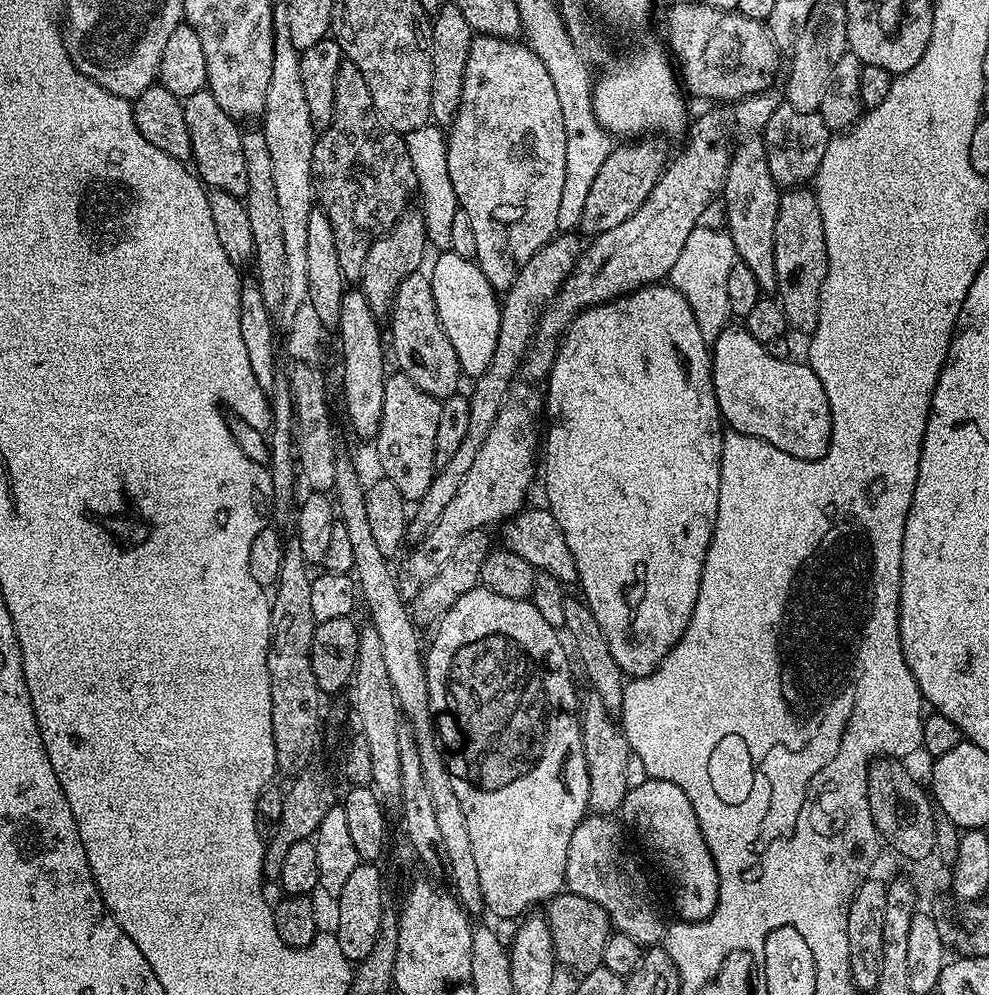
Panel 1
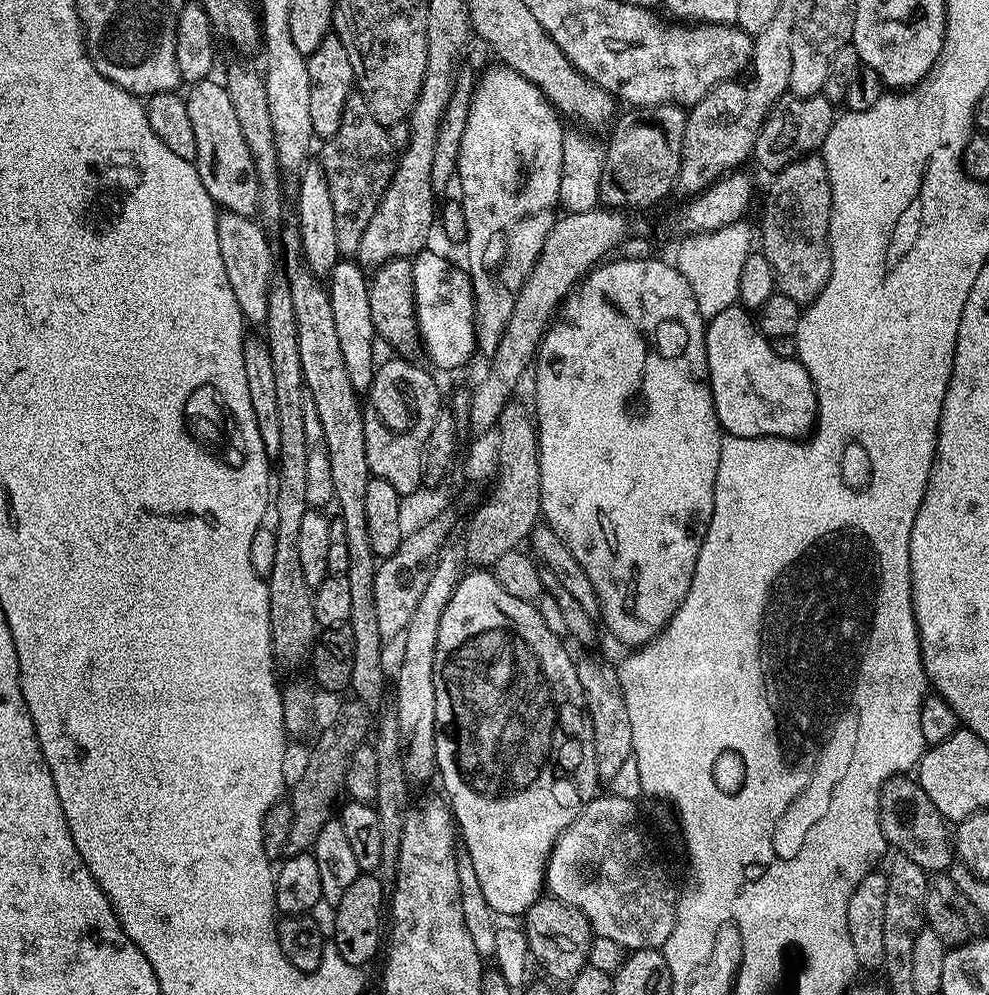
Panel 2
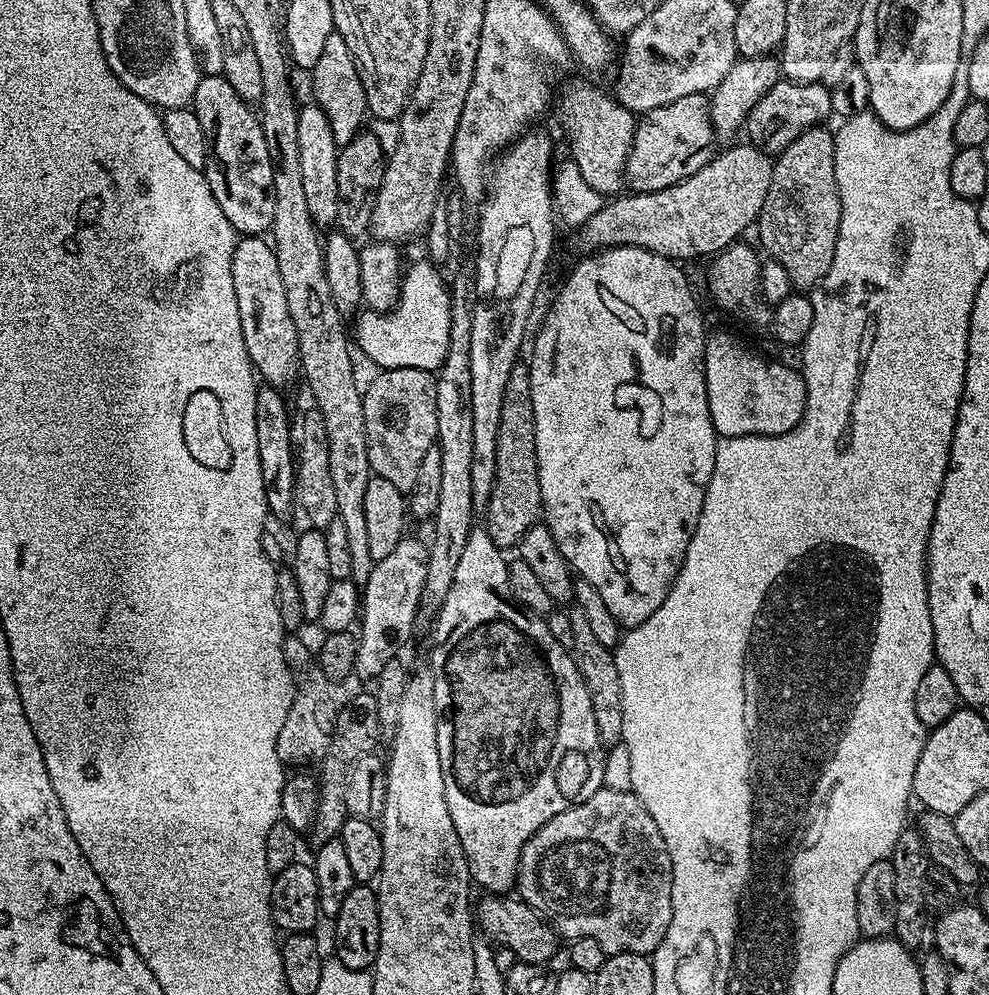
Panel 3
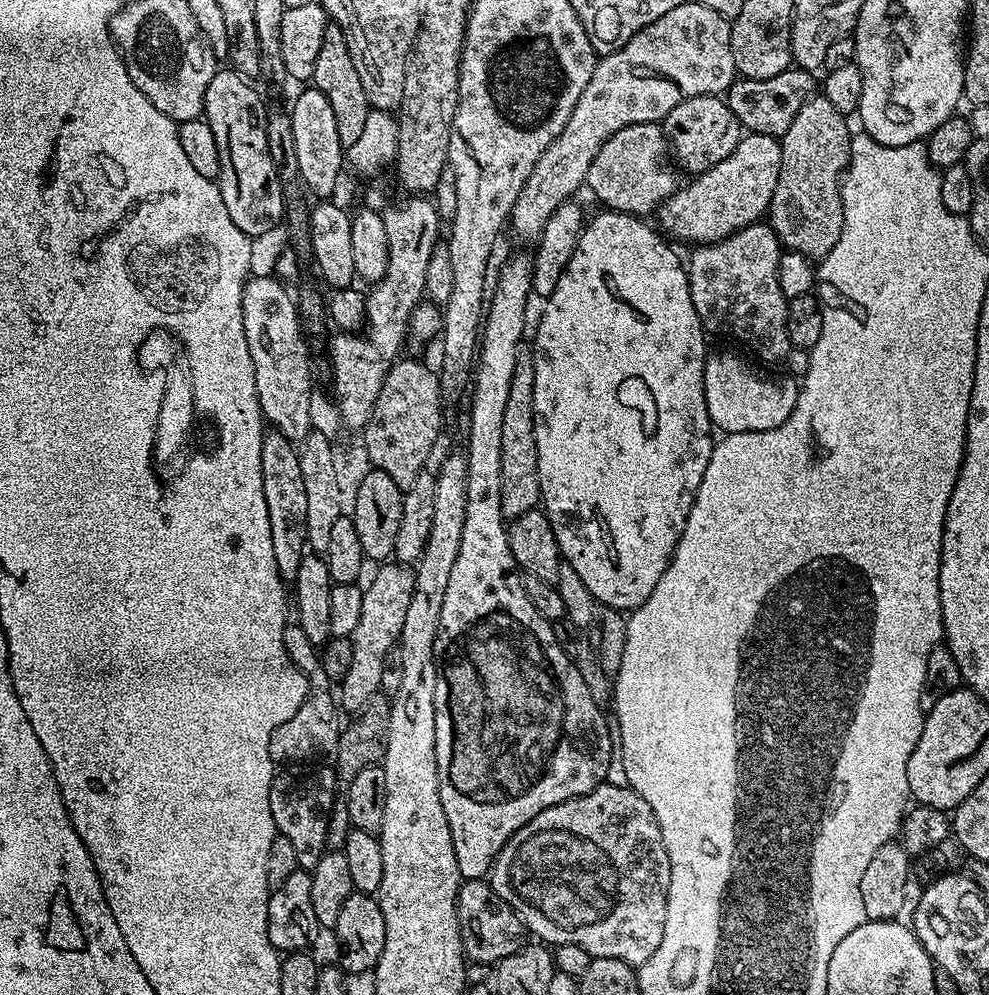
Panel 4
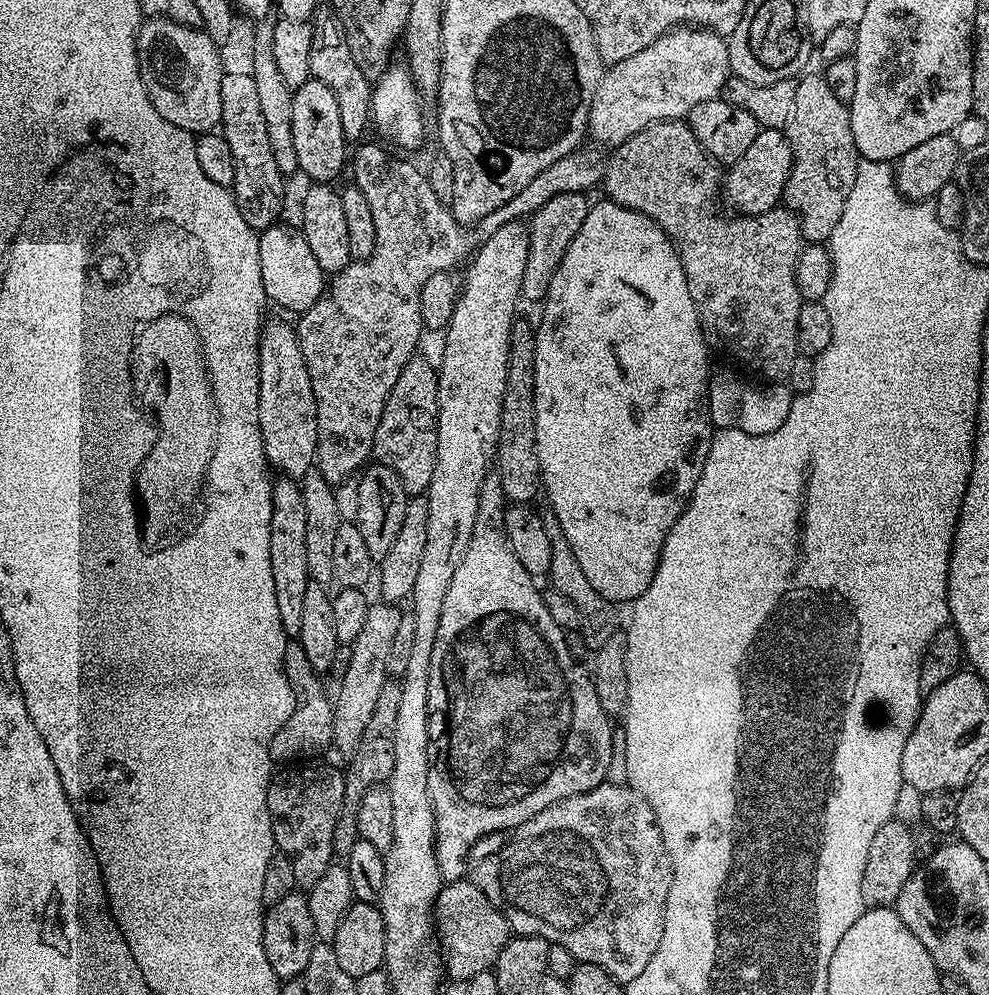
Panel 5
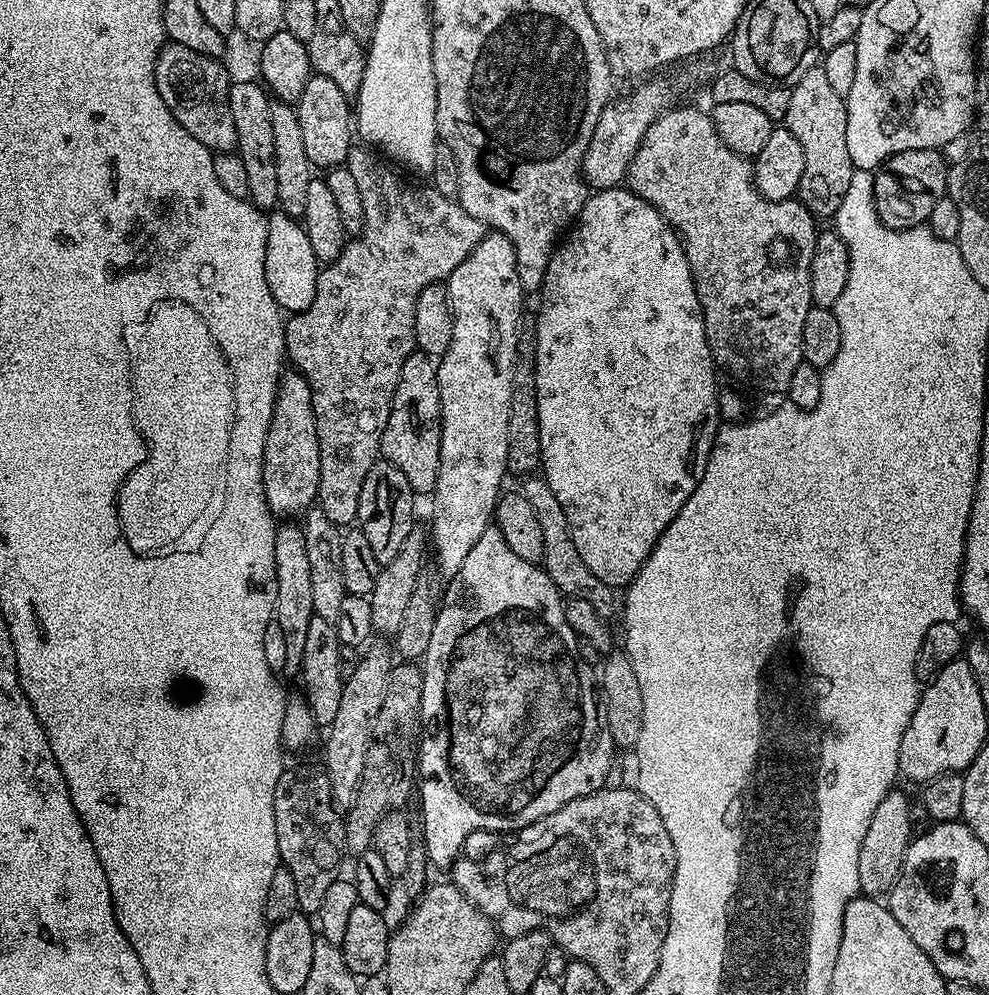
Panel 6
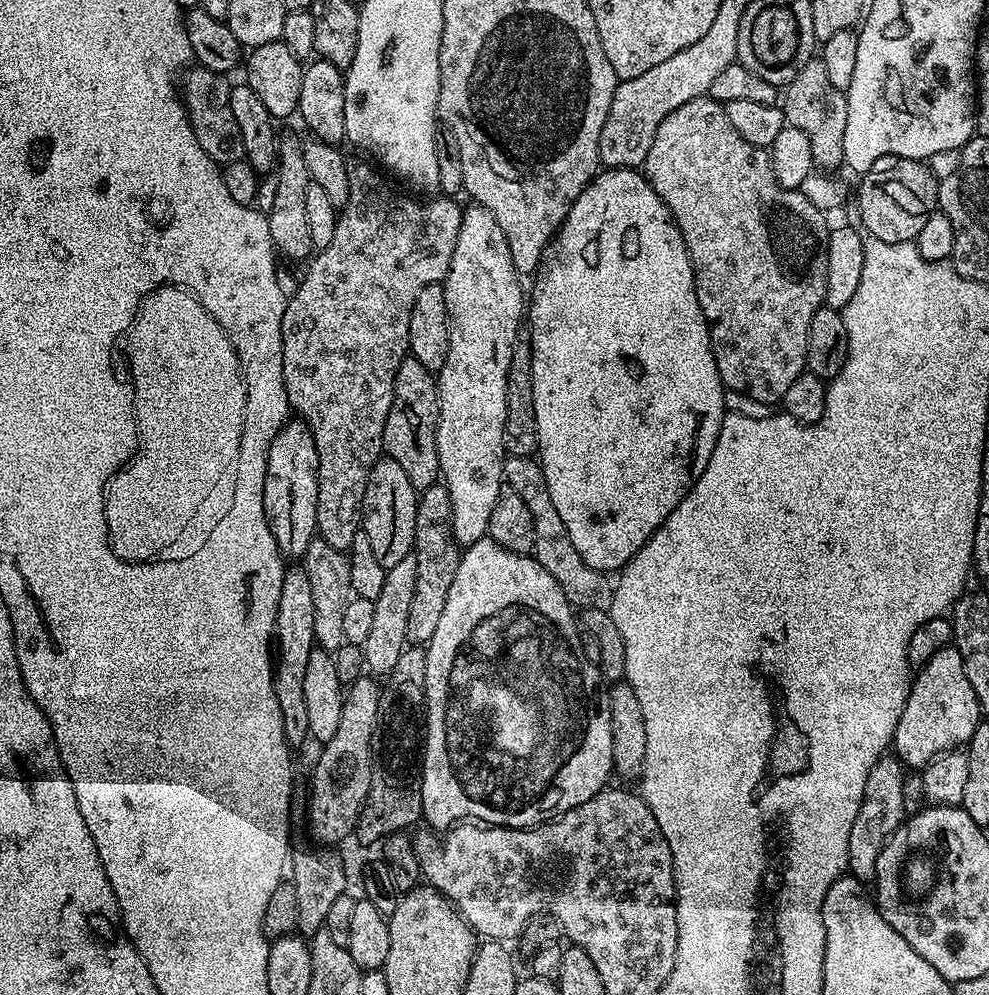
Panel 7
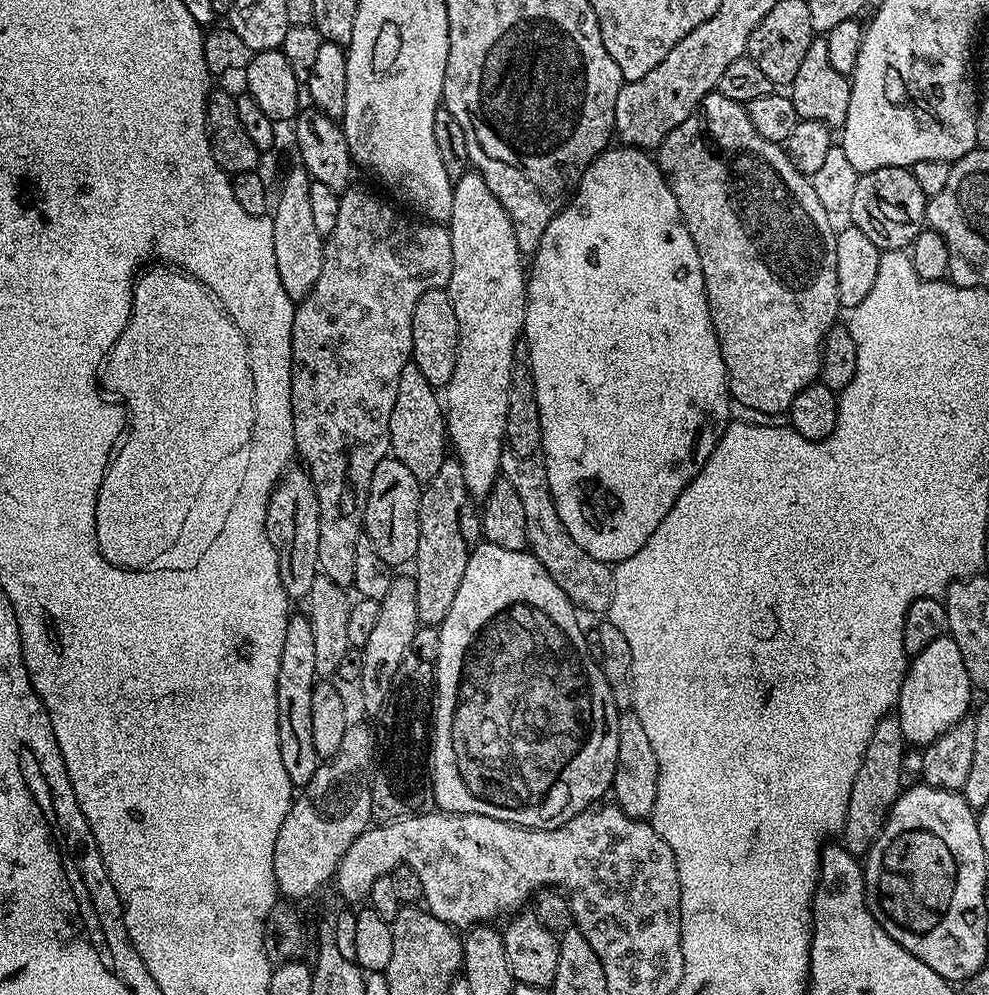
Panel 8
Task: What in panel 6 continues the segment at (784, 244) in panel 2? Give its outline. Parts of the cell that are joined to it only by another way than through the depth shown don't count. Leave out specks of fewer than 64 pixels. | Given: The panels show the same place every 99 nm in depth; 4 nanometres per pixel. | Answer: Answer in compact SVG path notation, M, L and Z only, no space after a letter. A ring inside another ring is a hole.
M823 67L806 70L806 74L802 74L802 78L791 85L790 106L782 124L790 130L790 134L794 134L794 138L798 138L798 142L802 142L802 158L806 158L806 166L802 170L798 199L817 218L835 217L850 186L854 169L850 149L846 147L847 121L848 105L845 97L832 89Z

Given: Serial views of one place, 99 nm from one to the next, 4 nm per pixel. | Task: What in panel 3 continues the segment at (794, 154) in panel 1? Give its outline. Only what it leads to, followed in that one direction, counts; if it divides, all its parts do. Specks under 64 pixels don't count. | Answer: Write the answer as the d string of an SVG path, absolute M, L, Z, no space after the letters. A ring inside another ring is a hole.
M781 78L777 80L773 88L766 90L764 97L756 103L754 110L748 116L748 123L746 125L747 139L762 152L779 154L786 150L786 146L790 146L790 142L794 142L794 138L798 138L806 130L823 125L825 123L824 119L832 115L831 88L819 82L815 84L800 84L796 80Z

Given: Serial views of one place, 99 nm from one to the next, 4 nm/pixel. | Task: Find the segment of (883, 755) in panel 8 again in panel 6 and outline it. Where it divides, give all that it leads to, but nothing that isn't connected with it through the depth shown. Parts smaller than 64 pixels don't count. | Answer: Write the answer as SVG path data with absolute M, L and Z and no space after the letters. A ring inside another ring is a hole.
M893 790L878 802L870 826L866 826L866 838L862 838L862 850L858 850L858 882L860 892L873 898L883 897L892 891L894 882L902 870L906 850L914 835L909 821L910 800L899 790Z

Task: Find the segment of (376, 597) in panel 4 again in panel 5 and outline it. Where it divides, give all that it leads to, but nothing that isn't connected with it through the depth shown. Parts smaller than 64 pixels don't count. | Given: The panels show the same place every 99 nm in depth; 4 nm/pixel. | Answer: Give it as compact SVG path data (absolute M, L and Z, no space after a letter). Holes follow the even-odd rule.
M373 603L366 614L366 626L362 626L358 638L352 643L350 666L346 666L346 674L339 677L340 689L334 699L332 744L340 747L345 754L355 752L360 744L362 734L374 715L374 706L378 706L378 693L389 679L386 662L390 658L390 645L394 642L394 633L398 630L402 612L396 606L387 603Z

